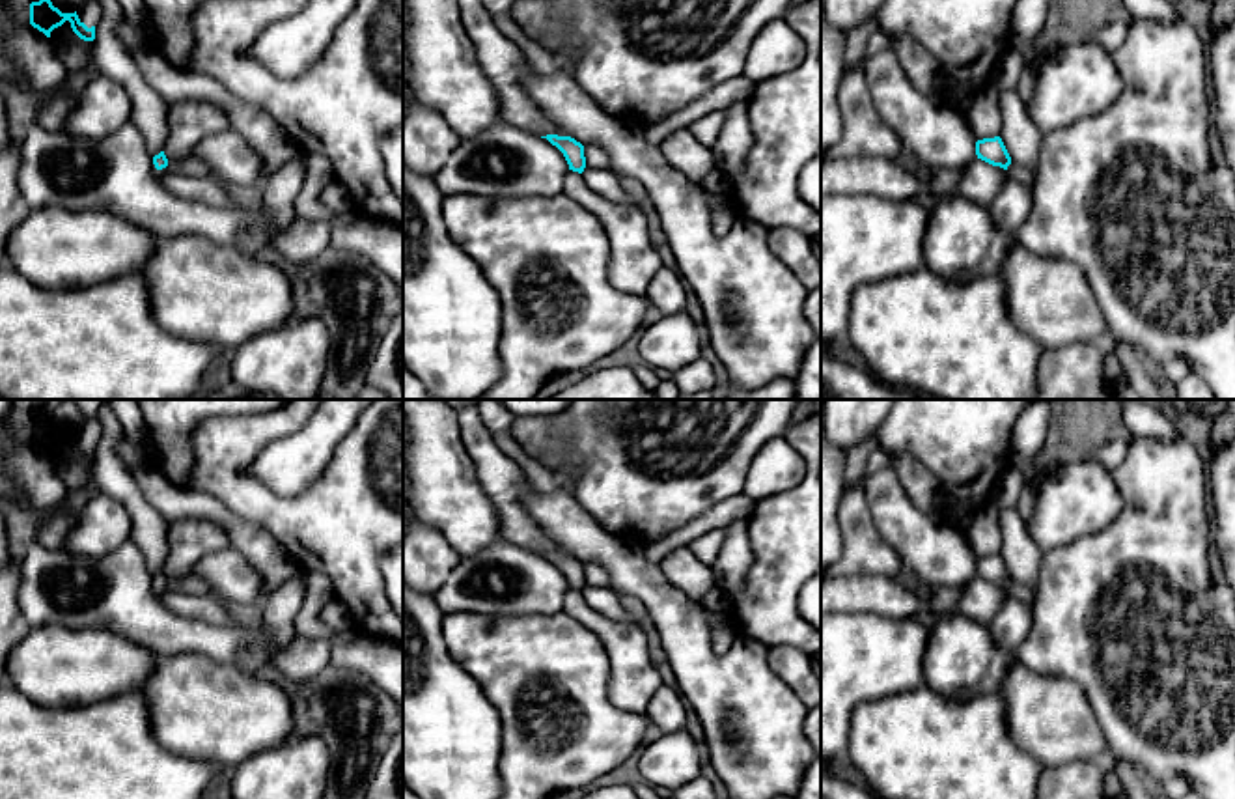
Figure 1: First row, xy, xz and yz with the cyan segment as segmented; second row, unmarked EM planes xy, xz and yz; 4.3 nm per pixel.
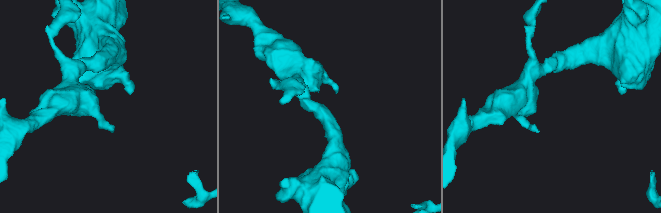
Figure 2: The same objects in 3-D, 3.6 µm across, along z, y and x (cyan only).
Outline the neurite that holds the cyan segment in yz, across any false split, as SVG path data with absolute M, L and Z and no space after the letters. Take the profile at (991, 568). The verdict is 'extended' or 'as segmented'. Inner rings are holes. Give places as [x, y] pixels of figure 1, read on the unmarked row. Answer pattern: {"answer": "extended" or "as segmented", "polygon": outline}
{"answer": "extended", "polygon": "M1000 554L978 558L976 573L992 584L1007 588L1013 597L1024 603L1034 603L1035 592L1009 575Z"}

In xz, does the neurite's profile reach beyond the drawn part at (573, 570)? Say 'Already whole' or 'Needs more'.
Already whole

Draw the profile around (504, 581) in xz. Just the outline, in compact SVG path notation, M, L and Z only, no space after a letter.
M502 540L474 556L461 556L433 597L442 614L556 616L567 590L563 571L547 556Z

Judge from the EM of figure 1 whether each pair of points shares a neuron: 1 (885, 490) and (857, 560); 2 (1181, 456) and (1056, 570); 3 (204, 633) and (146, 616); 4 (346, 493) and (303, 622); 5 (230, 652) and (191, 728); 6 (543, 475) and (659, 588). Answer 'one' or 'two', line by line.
1: two
2: one
3: one
4: two
5: two
6: two

